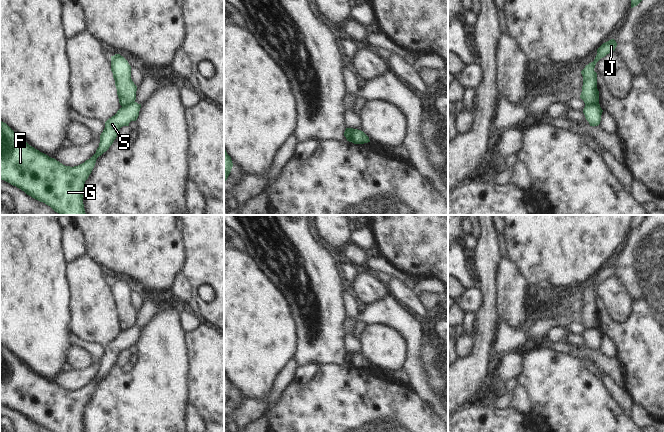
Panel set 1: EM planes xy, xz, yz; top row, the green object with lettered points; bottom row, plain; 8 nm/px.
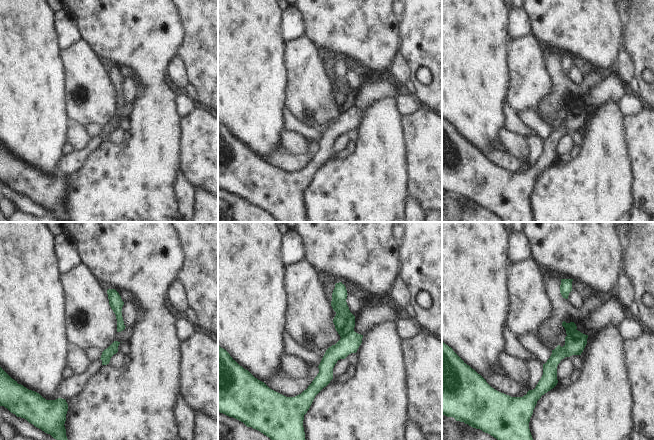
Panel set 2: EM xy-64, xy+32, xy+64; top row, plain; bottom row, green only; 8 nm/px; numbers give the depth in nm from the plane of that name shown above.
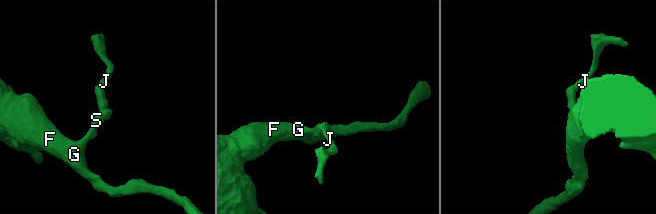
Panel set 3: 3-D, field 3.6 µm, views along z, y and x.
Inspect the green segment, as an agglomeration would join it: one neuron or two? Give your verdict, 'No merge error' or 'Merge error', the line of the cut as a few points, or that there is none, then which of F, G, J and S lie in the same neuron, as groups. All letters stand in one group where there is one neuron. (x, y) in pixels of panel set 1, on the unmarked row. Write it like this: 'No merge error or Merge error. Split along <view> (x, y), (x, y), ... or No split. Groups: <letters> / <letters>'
Merge error. Split along yz (598, 326), (585, 329). Groups: F G S / J

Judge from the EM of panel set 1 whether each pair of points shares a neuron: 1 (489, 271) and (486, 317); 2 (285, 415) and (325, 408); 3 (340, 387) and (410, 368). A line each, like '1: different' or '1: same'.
1: same
2: same
3: different

